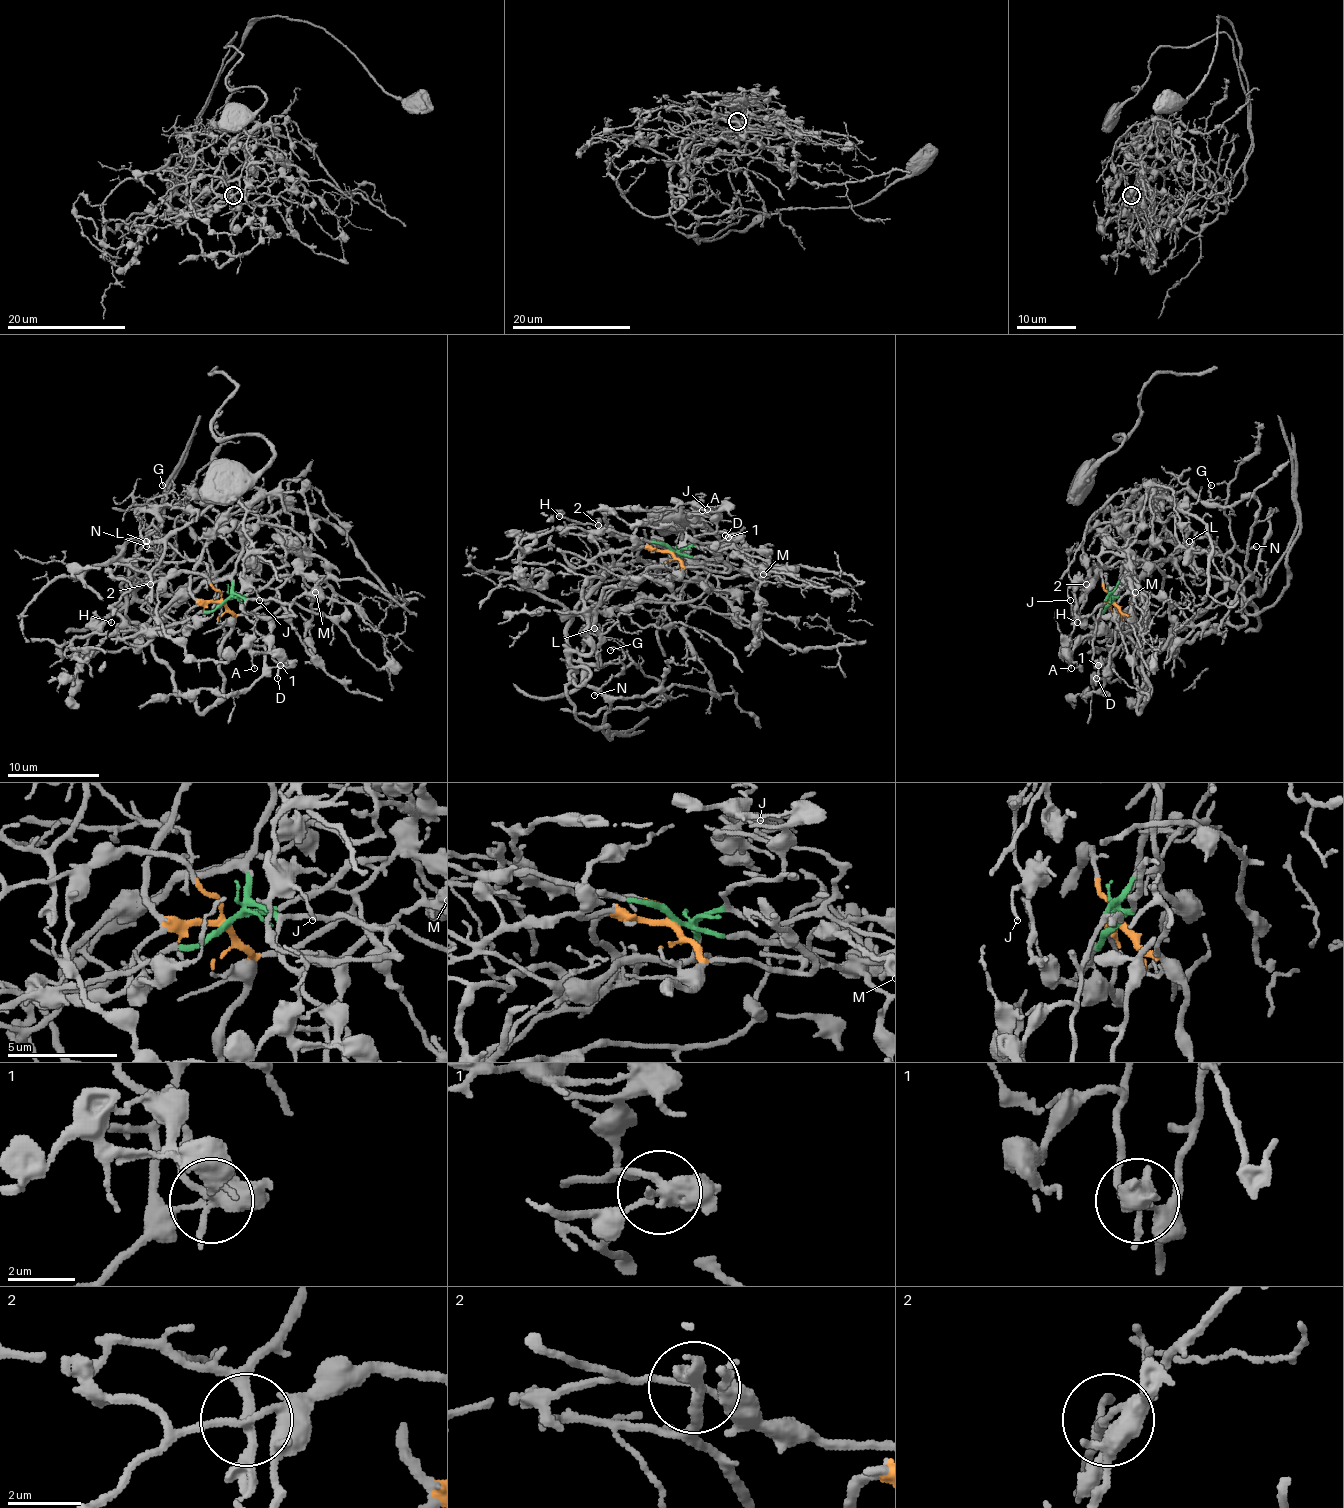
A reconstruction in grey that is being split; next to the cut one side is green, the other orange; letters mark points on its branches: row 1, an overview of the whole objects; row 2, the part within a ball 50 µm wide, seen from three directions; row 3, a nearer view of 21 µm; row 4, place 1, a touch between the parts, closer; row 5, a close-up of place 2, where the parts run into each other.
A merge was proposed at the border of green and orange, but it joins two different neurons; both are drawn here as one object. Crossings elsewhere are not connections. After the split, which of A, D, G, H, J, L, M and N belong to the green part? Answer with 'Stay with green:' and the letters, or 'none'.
Stay with green: D, J, M

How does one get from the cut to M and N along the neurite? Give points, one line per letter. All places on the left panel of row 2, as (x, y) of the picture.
M: (223, 602), (239, 597), (289, 602), (310, 595), (324, 581), (324, 586), (315, 593)
N: (223, 602), (200, 602), (191, 574), (197, 563), (151, 533), (135, 579), (149, 579), (174, 554), (147, 547)

